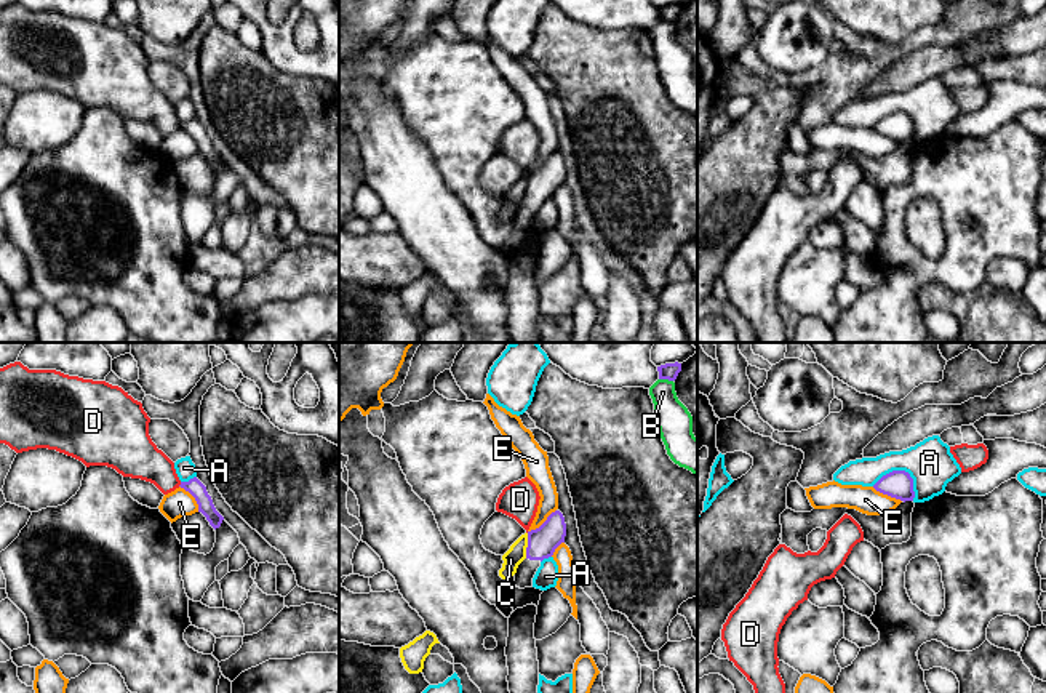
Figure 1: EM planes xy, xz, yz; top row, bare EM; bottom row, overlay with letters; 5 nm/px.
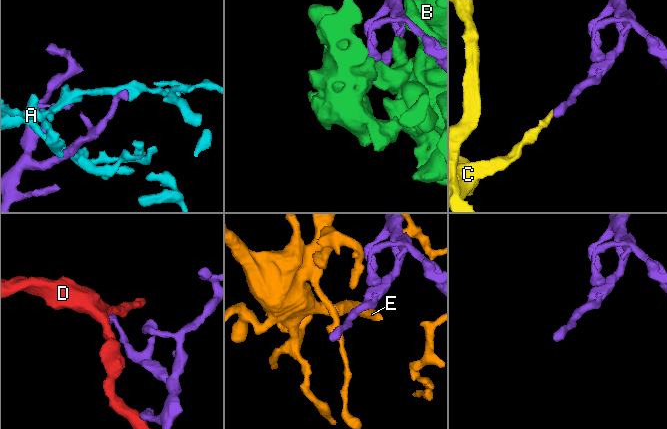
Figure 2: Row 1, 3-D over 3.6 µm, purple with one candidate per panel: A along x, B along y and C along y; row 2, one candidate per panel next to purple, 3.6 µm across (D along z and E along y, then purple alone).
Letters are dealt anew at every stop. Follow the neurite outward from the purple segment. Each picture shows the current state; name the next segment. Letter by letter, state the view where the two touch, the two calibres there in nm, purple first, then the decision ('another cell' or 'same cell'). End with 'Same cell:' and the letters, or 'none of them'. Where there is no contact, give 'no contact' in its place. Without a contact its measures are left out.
A: contact in yz; calibres 140 and 240 nm; another cell
B: contact in xz; calibres 80 and 180 nm; another cell
C: contact in xz; calibres 150 and 90 nm; another cell
D: contact in xy; calibres 80 and 200 nm; another cell
E: contact in xz; calibres 150 and 110 nm; another cell
Same cell: none of them

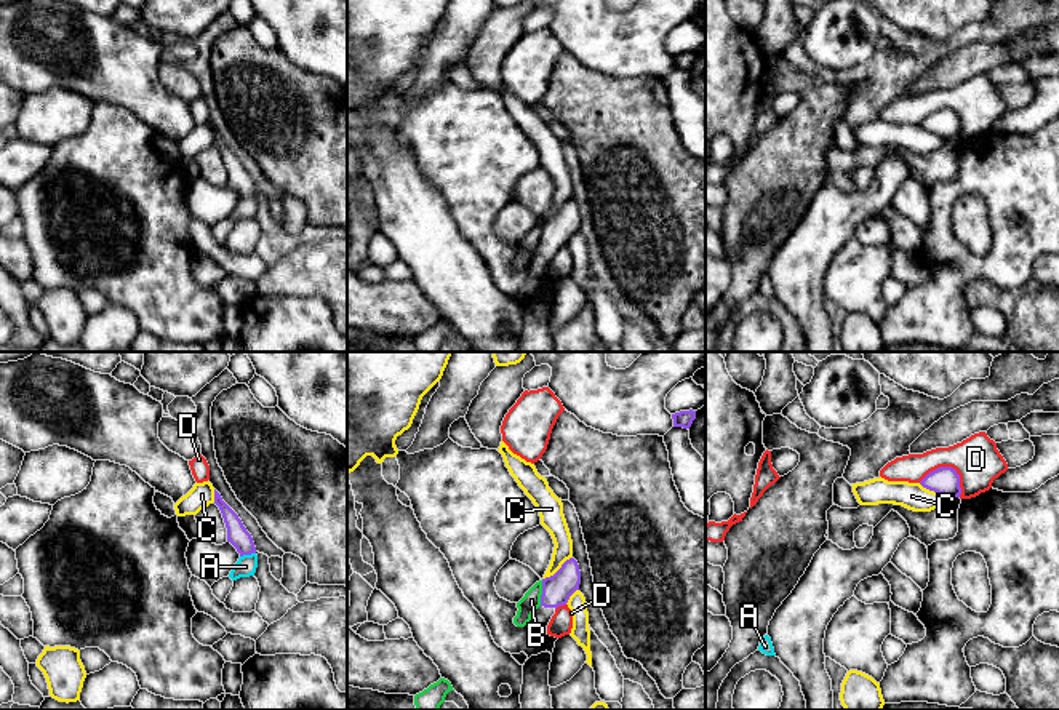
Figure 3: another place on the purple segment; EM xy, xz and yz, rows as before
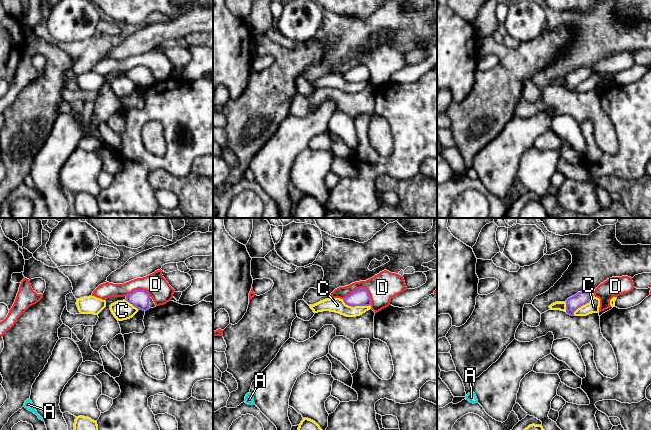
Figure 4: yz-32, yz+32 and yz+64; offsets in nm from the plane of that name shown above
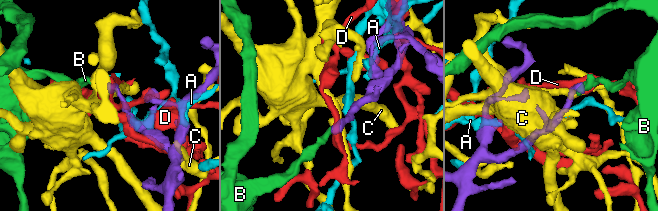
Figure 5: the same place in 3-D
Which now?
A: contact in xy; calibres 110 and 100 nm; another cell
B: contact in xz; calibres 150 and 90 nm; another cell
C: contact in xz; calibres 150 and 110 nm; another cell
D: contact in yz; calibres 140 and 240 nm; another cell
Same cell: none of them

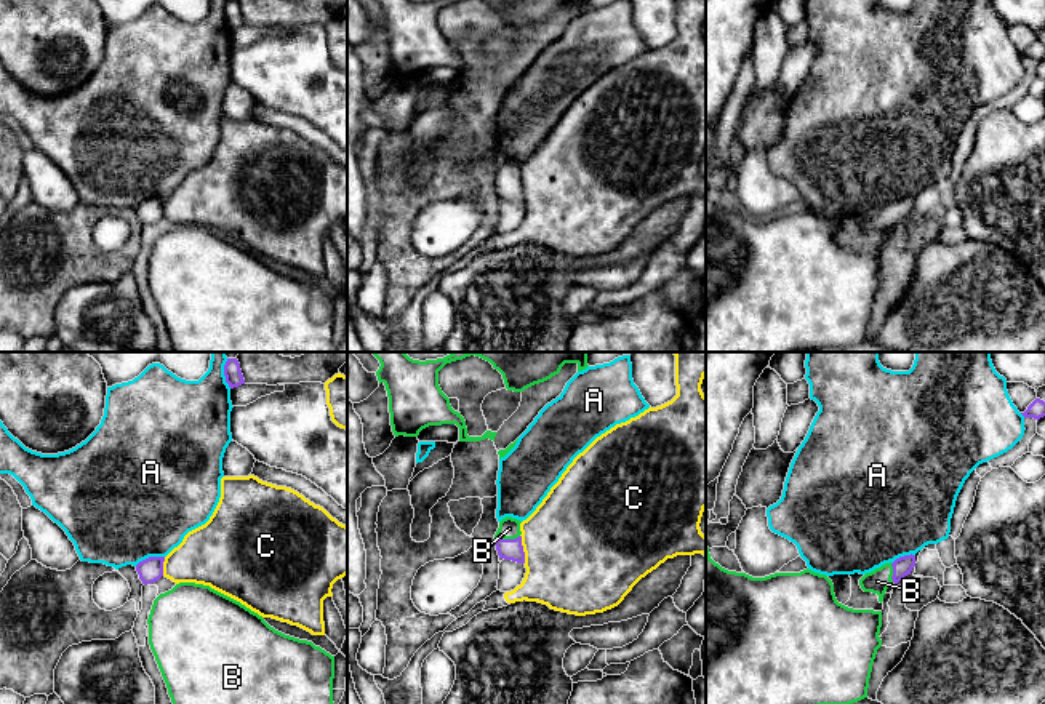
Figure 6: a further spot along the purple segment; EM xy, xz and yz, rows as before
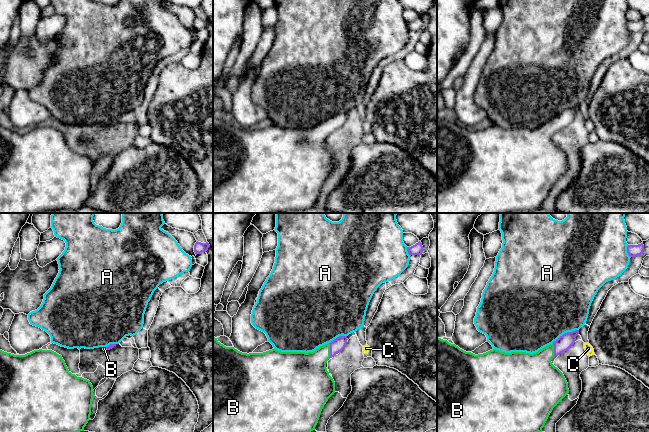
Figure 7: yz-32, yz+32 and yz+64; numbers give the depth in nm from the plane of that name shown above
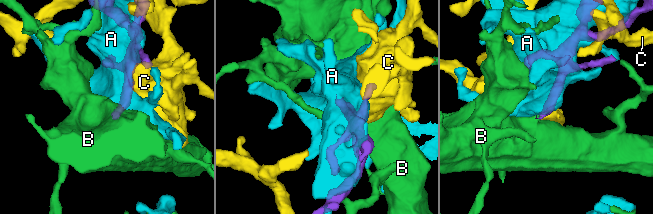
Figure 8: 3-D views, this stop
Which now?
A: contact in xy; calibres 120 and 500 nm; another cell
B: contact in xz; calibres 110 and 110 nm; same cell
C: contact in xz; calibres 110 and 480 nm; another cell
Same cell: B

